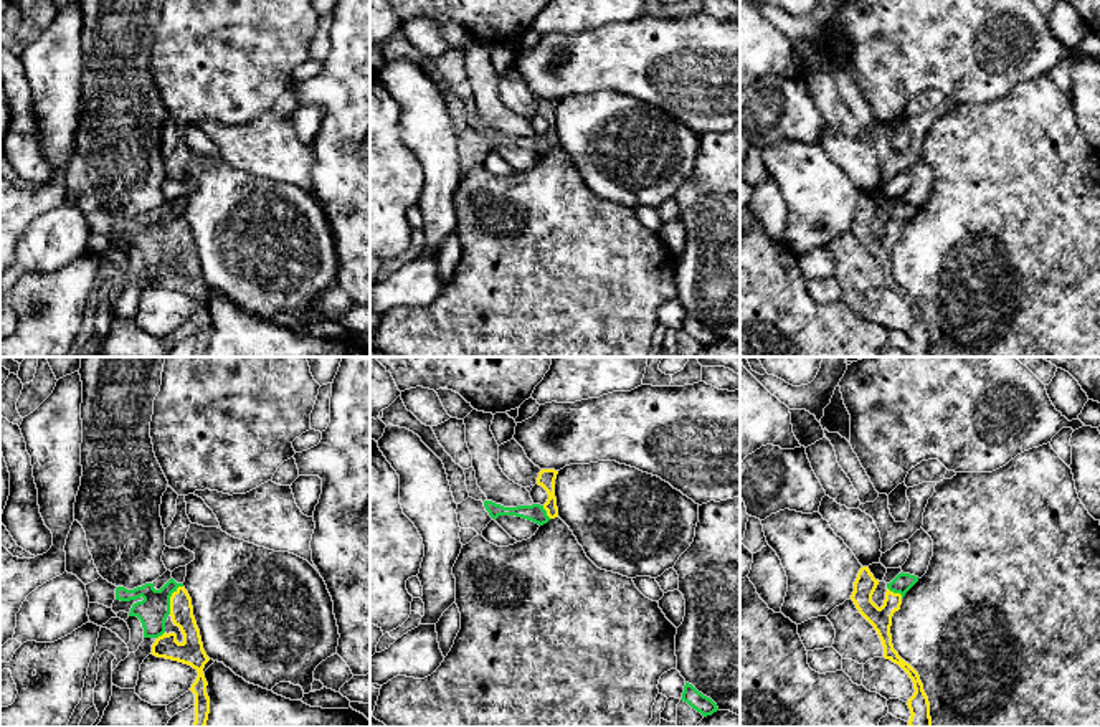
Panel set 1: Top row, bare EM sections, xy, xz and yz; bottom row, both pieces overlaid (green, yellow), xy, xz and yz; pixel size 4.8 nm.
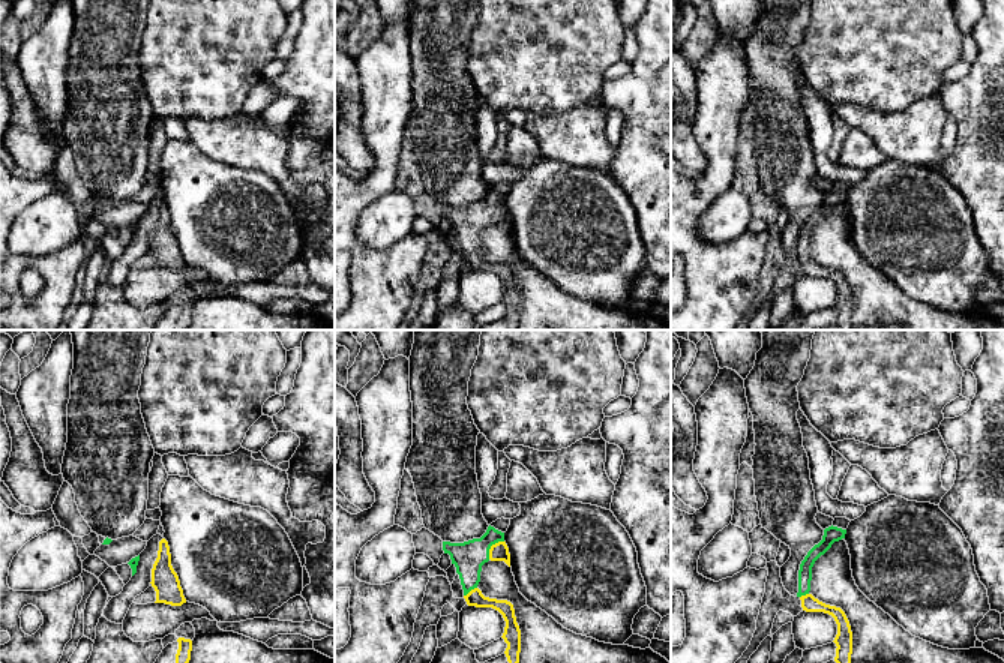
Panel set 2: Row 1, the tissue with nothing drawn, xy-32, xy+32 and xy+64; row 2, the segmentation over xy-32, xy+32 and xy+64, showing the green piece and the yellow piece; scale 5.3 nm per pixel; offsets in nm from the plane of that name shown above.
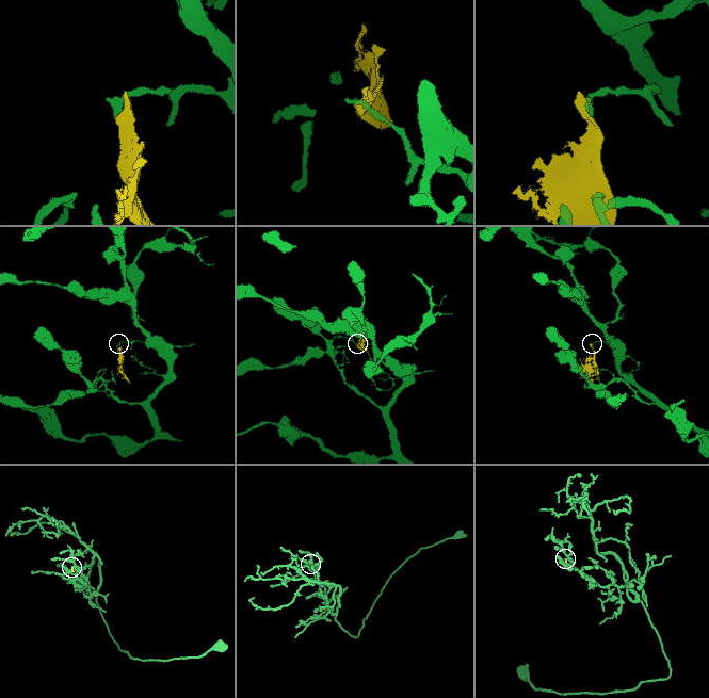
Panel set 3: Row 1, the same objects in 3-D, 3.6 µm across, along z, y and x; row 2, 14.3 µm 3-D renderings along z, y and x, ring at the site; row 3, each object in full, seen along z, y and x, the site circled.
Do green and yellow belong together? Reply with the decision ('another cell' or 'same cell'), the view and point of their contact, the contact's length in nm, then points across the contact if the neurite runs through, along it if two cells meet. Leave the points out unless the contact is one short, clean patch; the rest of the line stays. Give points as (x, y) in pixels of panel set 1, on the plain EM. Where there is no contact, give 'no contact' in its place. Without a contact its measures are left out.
same cell; contact xy (169, 228); length 160 nm

